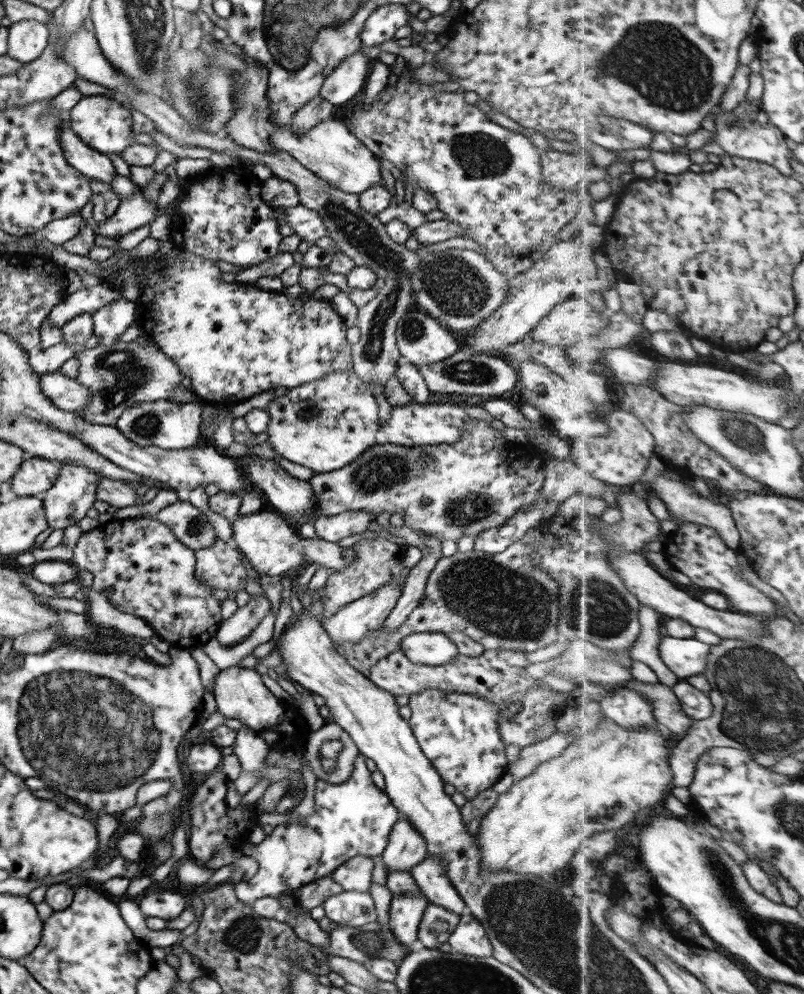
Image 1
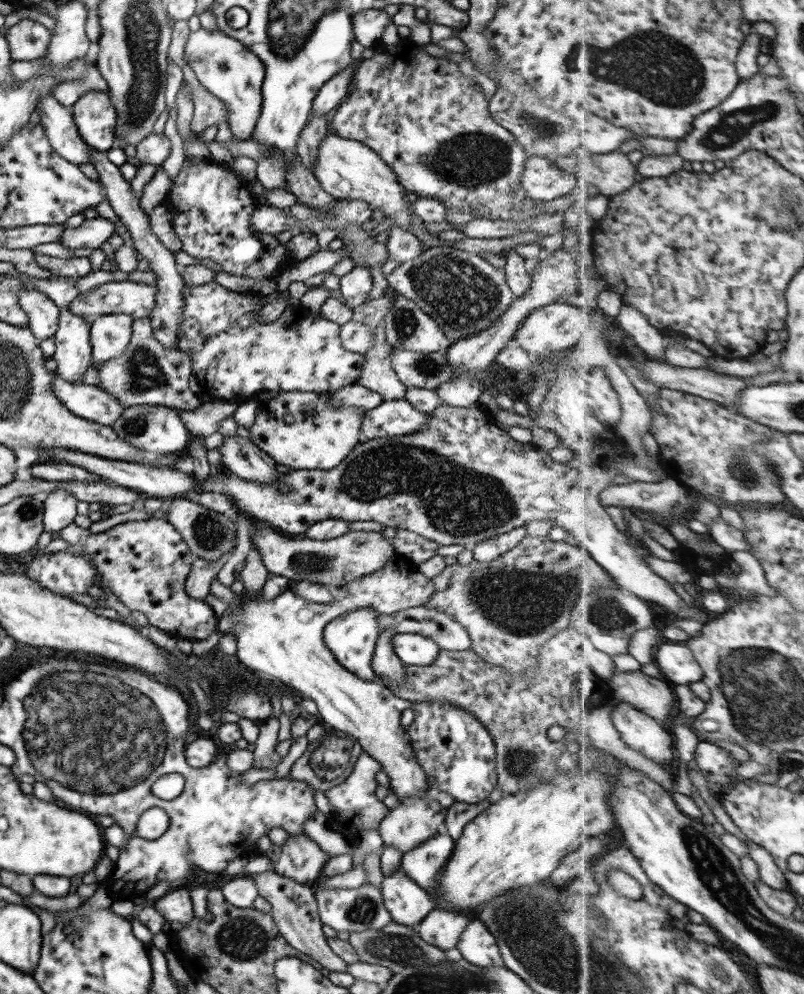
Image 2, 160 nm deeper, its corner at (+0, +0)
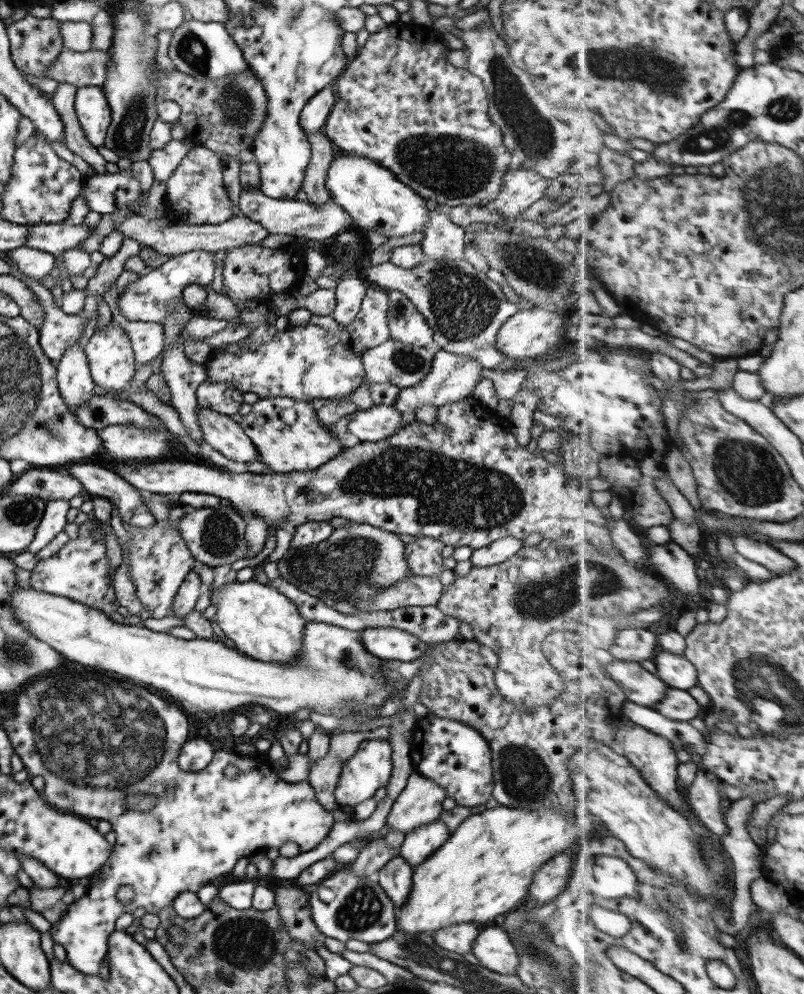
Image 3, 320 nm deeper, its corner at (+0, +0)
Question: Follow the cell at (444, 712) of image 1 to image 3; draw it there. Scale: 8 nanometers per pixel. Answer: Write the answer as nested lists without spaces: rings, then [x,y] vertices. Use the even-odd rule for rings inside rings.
[[[431,713],[418,714],[409,746],[413,772],[436,782],[444,790],[446,798],[451,798],[456,805],[475,807],[485,805],[491,798],[490,749],[483,736],[473,728],[451,718],[439,718]]]

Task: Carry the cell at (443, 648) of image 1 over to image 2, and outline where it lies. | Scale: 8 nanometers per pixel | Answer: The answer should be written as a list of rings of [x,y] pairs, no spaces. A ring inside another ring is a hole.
[[[395,633],[390,640],[401,663],[429,666],[437,658],[438,646],[430,639],[413,633]]]

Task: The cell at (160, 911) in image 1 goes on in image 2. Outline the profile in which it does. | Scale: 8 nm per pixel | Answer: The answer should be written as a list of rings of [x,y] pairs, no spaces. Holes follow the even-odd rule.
[[[177,888],[166,892],[157,892],[157,902],[153,904],[153,908],[160,912],[165,921],[188,923],[193,917],[193,909],[190,894],[185,888]]]

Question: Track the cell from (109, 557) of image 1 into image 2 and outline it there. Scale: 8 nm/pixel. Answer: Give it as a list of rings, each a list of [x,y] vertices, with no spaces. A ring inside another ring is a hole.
[[[150,517],[116,524],[106,531],[92,534],[74,523],[58,530],[60,537],[82,548],[80,554],[92,562],[97,572],[97,584],[107,584],[113,596],[130,611],[145,615],[147,622],[175,638],[203,640],[217,630],[211,608],[203,599],[189,598],[184,591],[186,574],[195,556],[190,552],[182,536],[164,518]]]

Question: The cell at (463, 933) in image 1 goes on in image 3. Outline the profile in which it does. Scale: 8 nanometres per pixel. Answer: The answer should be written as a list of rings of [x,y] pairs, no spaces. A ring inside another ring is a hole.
[[[480,926],[479,934],[471,943],[471,953],[479,965],[504,975],[515,975],[519,955],[513,944],[507,940],[507,933],[501,928]]]

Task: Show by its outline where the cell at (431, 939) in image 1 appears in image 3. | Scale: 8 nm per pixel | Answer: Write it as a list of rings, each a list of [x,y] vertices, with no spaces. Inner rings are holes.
[[[472,923],[450,924],[432,932],[431,938],[441,949],[457,952],[457,954],[467,954],[471,953],[471,943],[479,931],[480,926]]]

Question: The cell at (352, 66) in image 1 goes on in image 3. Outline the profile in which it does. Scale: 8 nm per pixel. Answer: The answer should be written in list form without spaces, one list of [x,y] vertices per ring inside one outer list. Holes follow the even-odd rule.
[[[327,85],[303,105],[298,116],[298,123],[306,135],[321,130],[331,106],[335,102],[334,93],[333,87]]]

